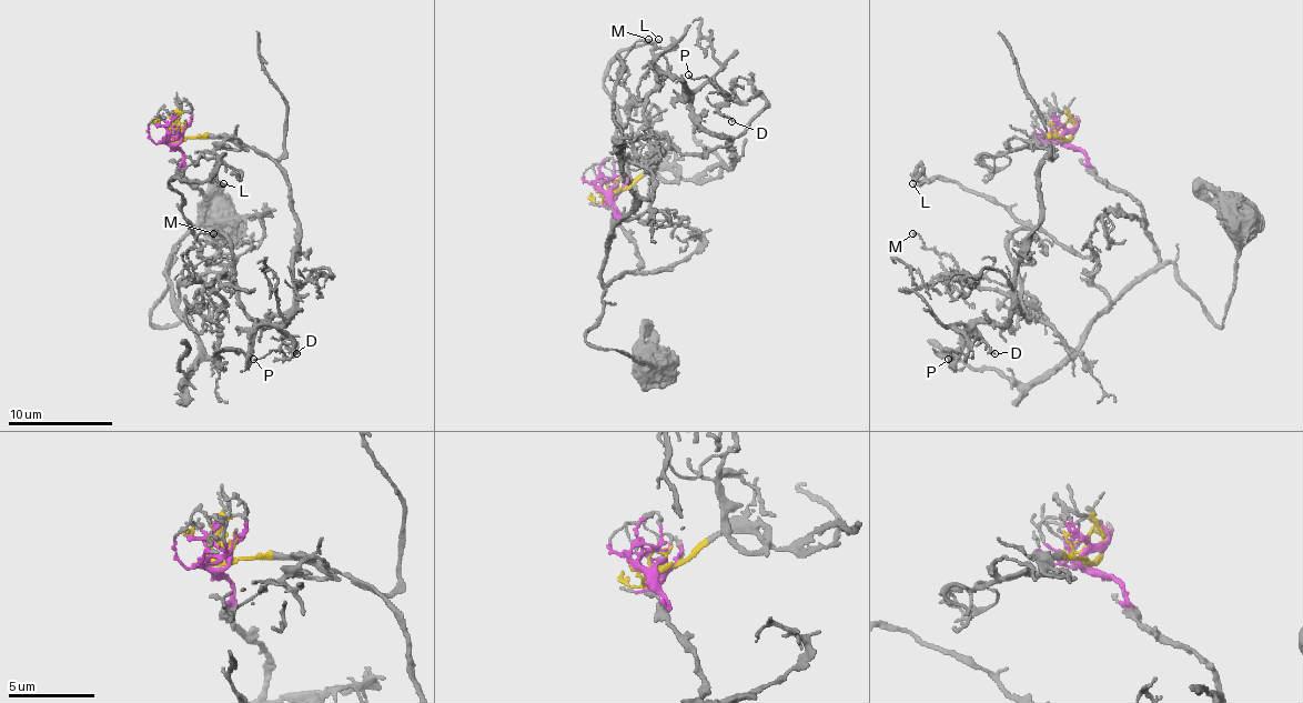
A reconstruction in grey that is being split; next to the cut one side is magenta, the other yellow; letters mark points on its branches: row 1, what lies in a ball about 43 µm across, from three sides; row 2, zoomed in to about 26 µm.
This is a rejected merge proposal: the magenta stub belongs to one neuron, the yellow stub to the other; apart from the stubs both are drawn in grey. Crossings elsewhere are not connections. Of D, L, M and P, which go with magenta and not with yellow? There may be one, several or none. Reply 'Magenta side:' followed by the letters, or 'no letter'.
Magenta side: L, M

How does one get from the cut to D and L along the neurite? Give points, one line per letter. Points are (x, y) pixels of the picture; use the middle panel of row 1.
D: (609, 193), (648, 172), (696, 177), (733, 164), (729, 143), (693, 112), (706, 83), (733, 122)
L: (609, 190), (638, 269), (669, 271), (698, 245), (673, 213), (638, 219), (604, 80), (625, 49), (659, 39)

